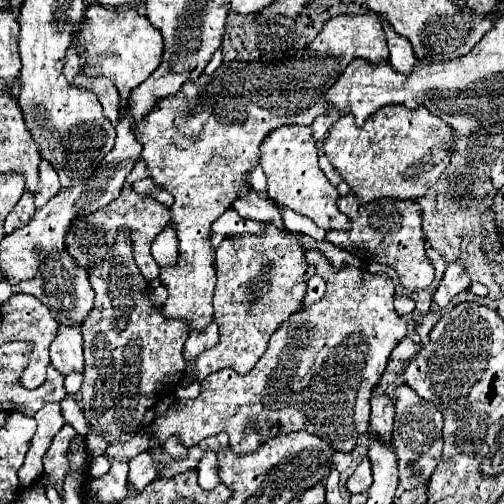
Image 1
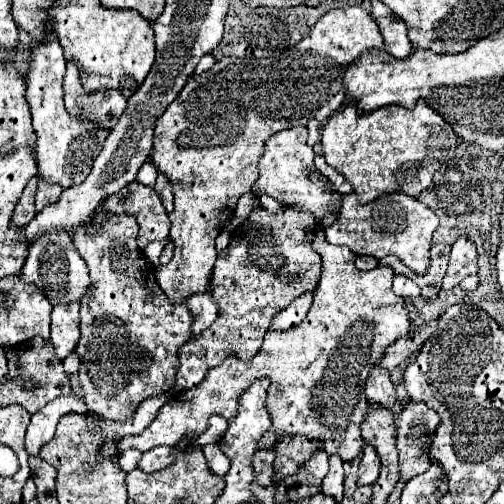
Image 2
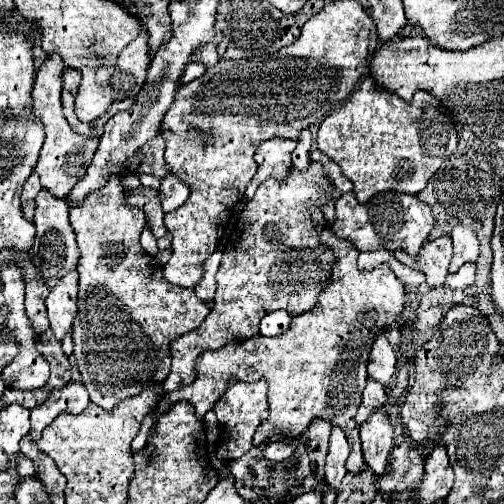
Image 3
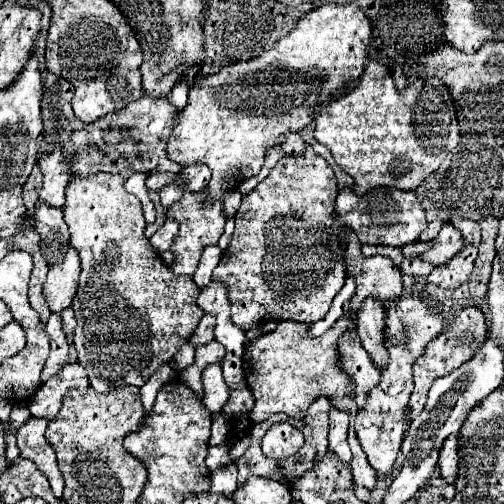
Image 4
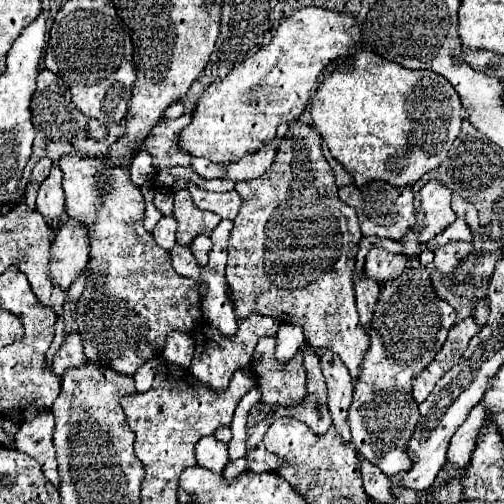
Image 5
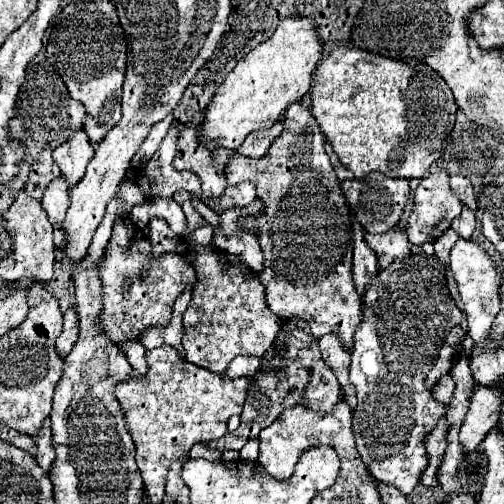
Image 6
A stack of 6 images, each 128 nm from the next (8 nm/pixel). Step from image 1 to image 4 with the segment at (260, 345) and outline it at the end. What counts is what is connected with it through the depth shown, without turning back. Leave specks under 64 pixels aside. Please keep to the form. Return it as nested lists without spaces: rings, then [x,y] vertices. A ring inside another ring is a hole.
[[[306,144],[304,154],[286,154],[282,160],[278,160],[270,174],[242,198],[242,204],[234,216],[236,230],[232,234],[230,246],[212,274],[216,280],[228,286],[232,322],[236,326],[248,330],[270,320],[312,324],[318,320],[318,316],[324,316],[326,310],[330,310],[332,298],[342,290],[346,280],[344,254],[348,244],[344,236],[350,232],[350,228],[344,226],[342,218],[336,214],[336,196],[338,186],[332,168],[322,156],[314,152],[310,144]],[[206,314],[202,320],[200,320],[200,324],[198,324],[198,328],[196,328],[196,332],[192,334],[192,344],[196,344],[196,346],[200,346],[200,344],[208,344],[208,342],[212,342],[214,340],[214,332],[212,332],[212,328],[214,328],[214,320],[212,320],[212,316],[210,314]]]

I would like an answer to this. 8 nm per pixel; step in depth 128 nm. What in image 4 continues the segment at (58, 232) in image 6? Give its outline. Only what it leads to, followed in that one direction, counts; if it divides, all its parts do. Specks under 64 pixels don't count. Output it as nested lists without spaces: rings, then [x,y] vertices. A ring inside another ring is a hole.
[[[56,148],[52,154],[40,156],[38,166],[40,166],[42,176],[44,176],[44,186],[40,190],[40,200],[50,204],[50,206],[62,208],[64,202],[66,202],[64,200],[64,190],[66,190],[68,180],[72,176],[72,170],[68,168],[62,152]]]

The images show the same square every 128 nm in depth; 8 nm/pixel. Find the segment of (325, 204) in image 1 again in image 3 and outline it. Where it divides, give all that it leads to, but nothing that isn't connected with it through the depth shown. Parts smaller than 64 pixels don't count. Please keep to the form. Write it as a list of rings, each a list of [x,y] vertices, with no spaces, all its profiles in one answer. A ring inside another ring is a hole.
[[[270,138],[262,142],[256,150],[256,162],[258,162],[258,172],[254,174],[252,182],[246,186],[246,196],[252,198],[256,188],[266,180],[266,178],[284,178],[292,166],[290,154],[296,148],[296,140],[286,140],[286,138]]]

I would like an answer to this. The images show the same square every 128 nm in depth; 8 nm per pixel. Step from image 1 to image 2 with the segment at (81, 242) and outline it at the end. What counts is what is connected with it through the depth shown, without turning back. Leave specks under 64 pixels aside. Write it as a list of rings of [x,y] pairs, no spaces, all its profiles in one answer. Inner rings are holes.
[[[132,182],[128,188],[122,188],[114,196],[110,196],[104,202],[104,212],[114,212],[114,214],[134,214],[140,226],[138,232],[138,248],[144,250],[146,244],[154,240],[164,240],[168,238],[170,230],[170,220],[168,214],[164,212],[160,196],[154,192],[154,188]]]

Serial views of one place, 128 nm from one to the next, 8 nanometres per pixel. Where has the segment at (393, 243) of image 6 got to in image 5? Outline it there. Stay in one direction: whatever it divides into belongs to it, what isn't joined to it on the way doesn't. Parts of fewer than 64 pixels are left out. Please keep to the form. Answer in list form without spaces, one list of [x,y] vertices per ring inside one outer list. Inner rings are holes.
[[[372,246],[366,256],[364,270],[368,276],[372,276],[382,284],[392,276],[400,276],[400,272],[404,272],[406,268],[406,262],[408,258],[404,254],[392,254],[380,246]]]

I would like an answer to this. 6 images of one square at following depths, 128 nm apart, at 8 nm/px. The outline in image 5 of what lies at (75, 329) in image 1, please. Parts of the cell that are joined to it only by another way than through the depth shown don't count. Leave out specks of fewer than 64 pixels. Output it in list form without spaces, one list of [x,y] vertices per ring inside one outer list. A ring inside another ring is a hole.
[[[68,218],[58,230],[52,242],[52,268],[50,276],[56,286],[66,290],[78,272],[88,264],[90,258],[90,226],[86,222]]]

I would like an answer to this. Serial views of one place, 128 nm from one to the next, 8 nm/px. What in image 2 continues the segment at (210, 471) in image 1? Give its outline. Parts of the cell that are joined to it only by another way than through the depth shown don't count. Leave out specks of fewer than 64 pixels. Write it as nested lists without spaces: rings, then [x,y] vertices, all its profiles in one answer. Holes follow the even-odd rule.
[[[208,444],[203,447],[204,456],[206,456],[206,462],[208,462],[208,468],[218,474],[218,476],[224,476],[230,468],[230,460],[226,458],[226,454],[220,450],[218,444]]]

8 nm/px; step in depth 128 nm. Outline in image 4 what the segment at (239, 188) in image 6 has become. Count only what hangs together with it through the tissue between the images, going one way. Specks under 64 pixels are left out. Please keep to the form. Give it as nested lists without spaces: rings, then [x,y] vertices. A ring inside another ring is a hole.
[[[238,190],[224,194],[222,206],[224,206],[224,214],[226,214],[228,218],[232,218],[232,216],[236,214],[236,210],[238,210],[238,206],[240,206],[240,200],[242,200],[242,194],[240,194]]]

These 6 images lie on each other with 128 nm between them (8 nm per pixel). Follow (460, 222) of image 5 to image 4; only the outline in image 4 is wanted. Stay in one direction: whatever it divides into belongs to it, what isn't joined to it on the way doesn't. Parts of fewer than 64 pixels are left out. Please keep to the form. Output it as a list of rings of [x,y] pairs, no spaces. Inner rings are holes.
[[[448,222],[442,226],[440,234],[430,240],[430,242],[412,242],[408,246],[402,248],[402,252],[406,256],[412,256],[412,258],[422,258],[422,260],[428,260],[432,262],[434,266],[438,264],[444,264],[446,260],[450,260],[454,254],[458,254],[464,246],[464,238],[462,234]]]

